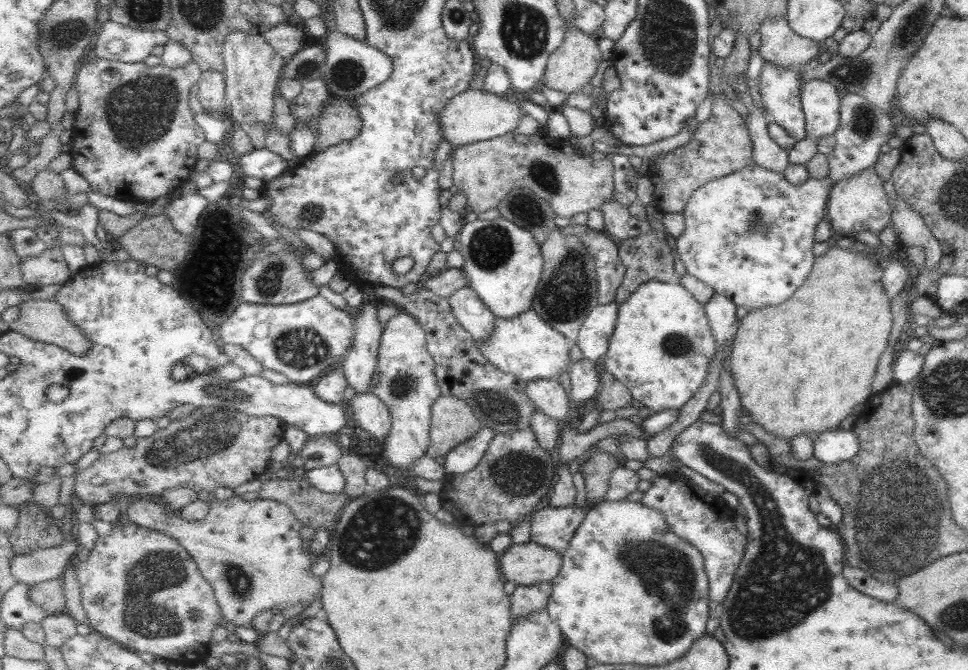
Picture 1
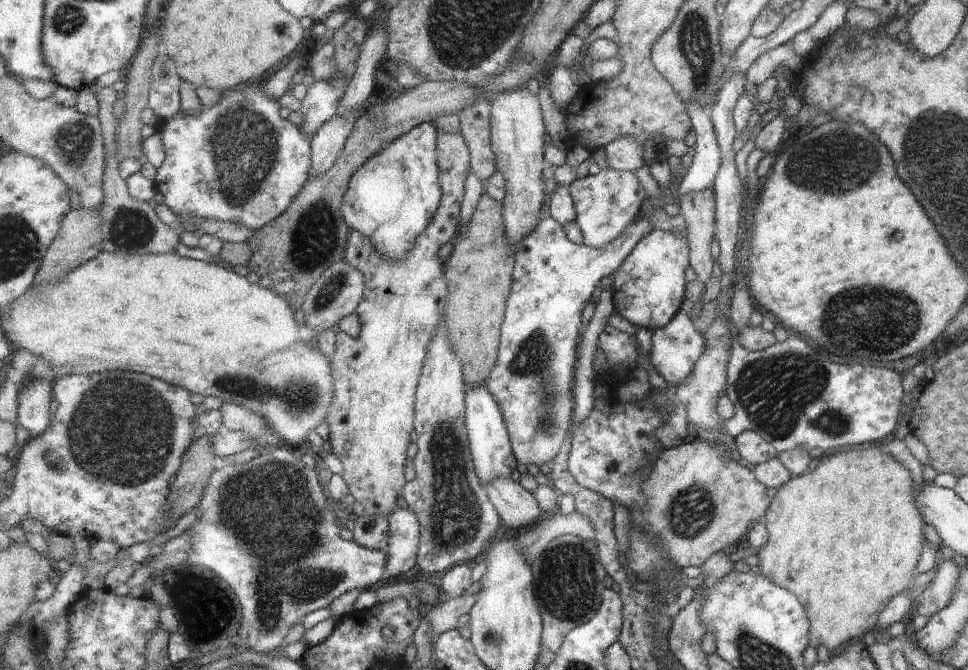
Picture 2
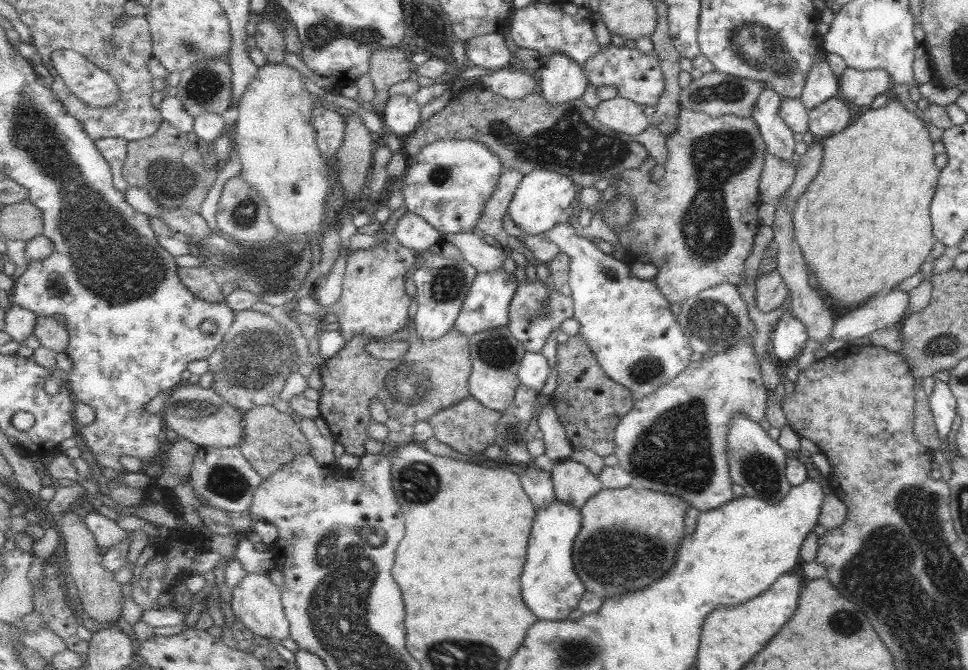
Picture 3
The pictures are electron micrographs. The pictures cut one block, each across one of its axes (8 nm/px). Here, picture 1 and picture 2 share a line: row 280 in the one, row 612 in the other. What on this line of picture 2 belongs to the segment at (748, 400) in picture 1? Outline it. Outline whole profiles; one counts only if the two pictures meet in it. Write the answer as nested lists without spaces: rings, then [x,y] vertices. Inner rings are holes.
[[[857,445],[824,454],[818,458],[818,463],[812,472],[792,476],[777,489],[775,495],[770,499],[766,511],[759,517],[759,523],[766,528],[768,535],[767,542],[756,552],[758,563],[754,571],[775,586],[790,592],[799,601],[810,626],[808,640],[811,647],[817,648],[821,644],[827,651],[835,652],[837,648],[841,649],[849,641],[860,640],[863,634],[873,631],[878,614],[885,608],[889,599],[899,593],[905,593],[905,590],[909,588],[912,574],[915,573],[916,562],[921,554],[921,548],[923,548],[923,522],[912,501],[911,491],[913,491],[913,486],[910,471],[901,463],[889,457],[881,447]]]

